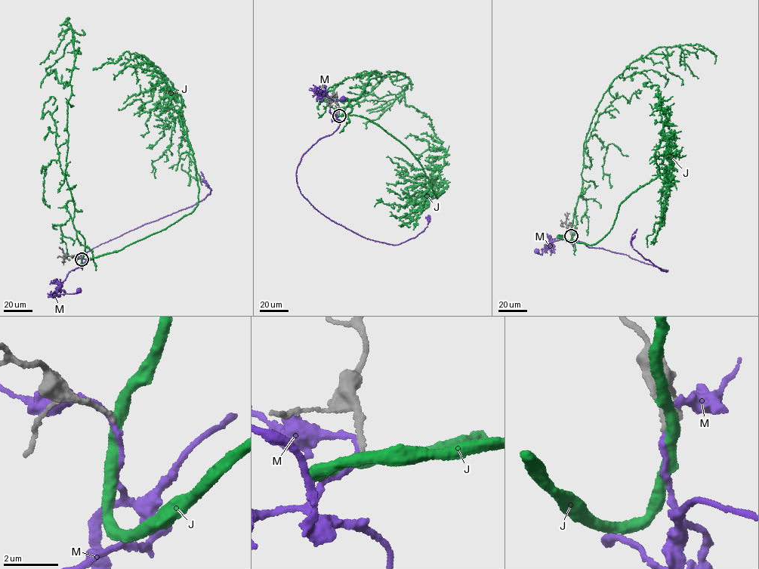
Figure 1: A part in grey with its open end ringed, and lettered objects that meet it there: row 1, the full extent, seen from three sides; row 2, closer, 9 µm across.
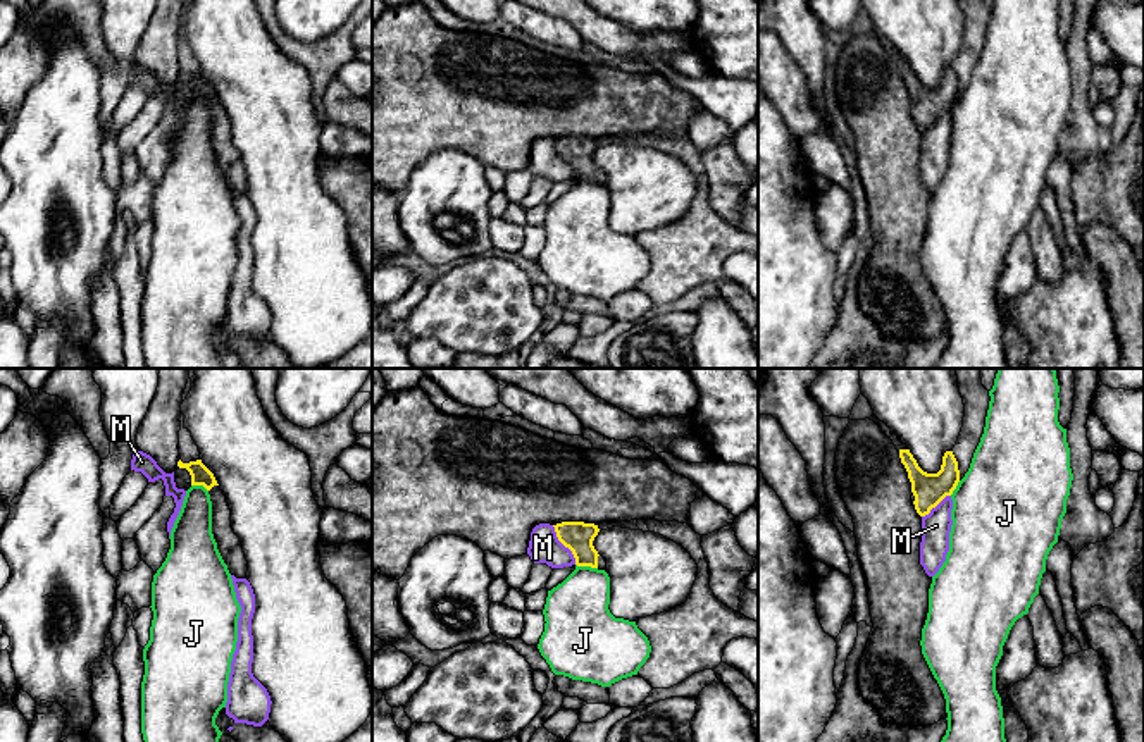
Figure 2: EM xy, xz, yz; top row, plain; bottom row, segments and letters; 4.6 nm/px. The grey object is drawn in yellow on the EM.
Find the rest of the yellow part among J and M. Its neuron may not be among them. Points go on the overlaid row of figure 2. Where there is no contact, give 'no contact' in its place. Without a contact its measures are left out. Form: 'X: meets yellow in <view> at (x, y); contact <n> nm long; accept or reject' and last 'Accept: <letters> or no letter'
J: meets yellow in xz at (586, 565); contact 110 nm long; reject
M: meets yellow in xz at (564, 544); contact 220 nm long; reject
Accept: no letter

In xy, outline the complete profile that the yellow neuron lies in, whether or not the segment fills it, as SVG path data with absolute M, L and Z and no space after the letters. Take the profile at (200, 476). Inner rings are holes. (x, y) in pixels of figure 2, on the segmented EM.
M202 460L183 463L179 468L186 468L191 475L191 485L203 485L212 501L212 534L217 542L217 549L227 565L227 570L236 578L246 578L248 561L245 558L239 537L231 527L231 510L222 494L214 473L202 463Z

